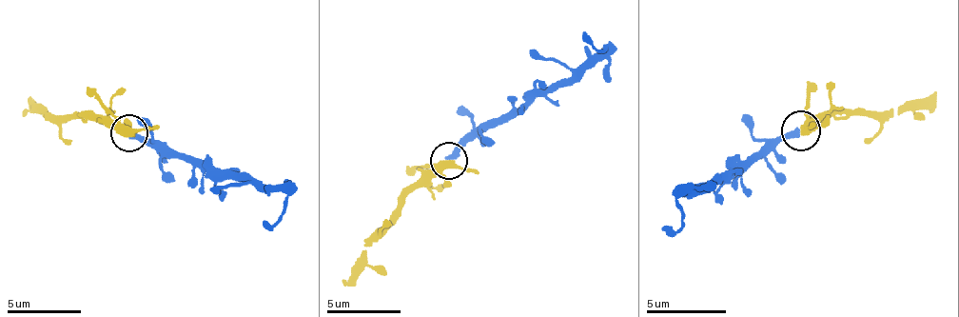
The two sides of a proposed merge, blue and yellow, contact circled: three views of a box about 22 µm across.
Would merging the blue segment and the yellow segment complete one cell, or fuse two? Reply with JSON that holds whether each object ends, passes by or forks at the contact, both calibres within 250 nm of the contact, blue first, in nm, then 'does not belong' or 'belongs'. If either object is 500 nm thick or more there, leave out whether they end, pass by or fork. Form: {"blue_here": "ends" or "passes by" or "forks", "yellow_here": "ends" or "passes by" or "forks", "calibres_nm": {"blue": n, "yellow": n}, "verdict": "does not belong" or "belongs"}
{"blue_here": "ends", "yellow_here": "forks", "calibres_nm": {"blue": 400, "yellow": 360}, "verdict": "belongs"}

